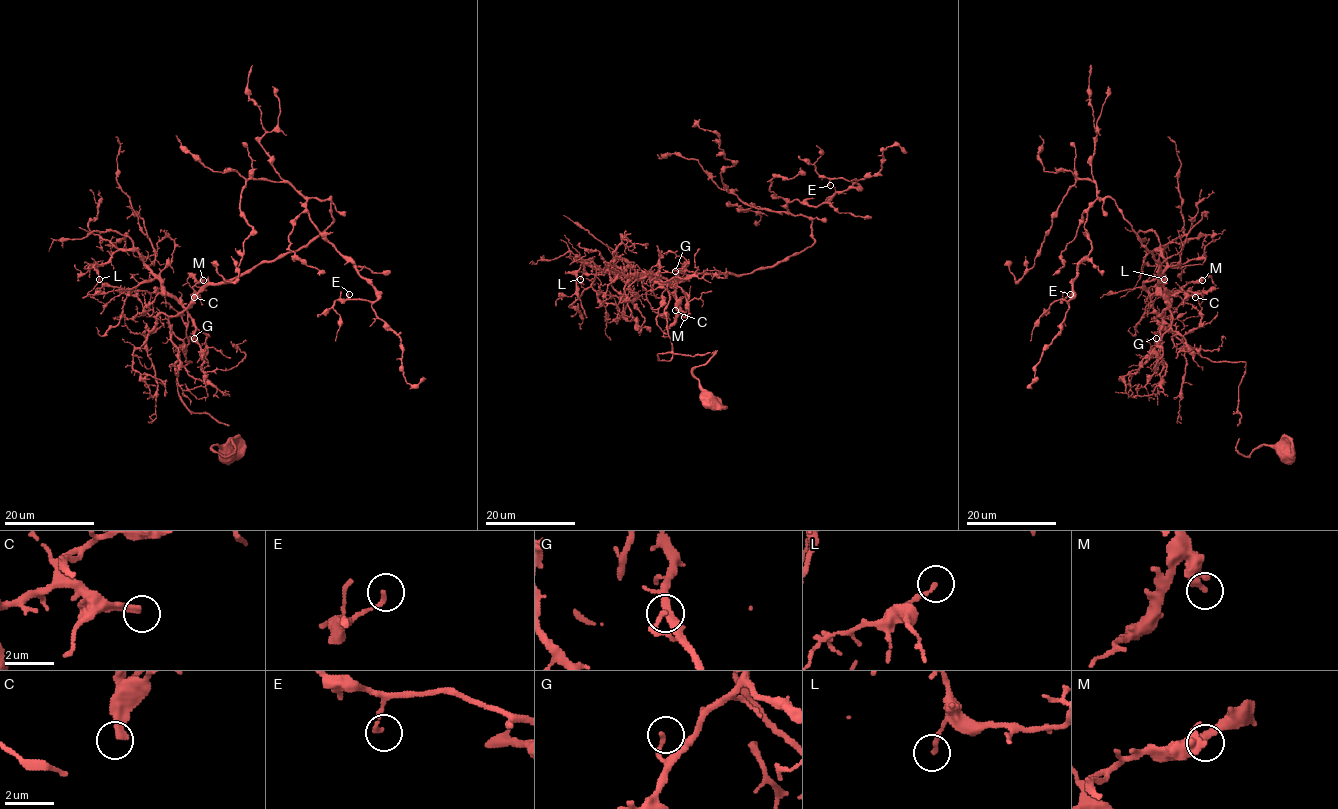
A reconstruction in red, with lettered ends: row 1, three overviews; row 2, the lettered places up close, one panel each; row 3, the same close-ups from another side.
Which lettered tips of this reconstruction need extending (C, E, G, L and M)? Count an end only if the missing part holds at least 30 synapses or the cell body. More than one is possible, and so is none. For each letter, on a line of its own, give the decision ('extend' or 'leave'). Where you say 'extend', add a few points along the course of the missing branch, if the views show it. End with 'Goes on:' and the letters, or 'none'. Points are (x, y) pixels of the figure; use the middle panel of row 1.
C: extend | (675, 310), (692, 324), (715, 326), (732, 323), (738, 313), (741, 299), (727, 288)
E: leave
G: leave
L: leave
M: leave
Goes on: C

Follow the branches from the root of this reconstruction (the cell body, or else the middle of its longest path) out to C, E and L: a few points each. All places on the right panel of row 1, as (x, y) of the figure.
C: (1159, 263), (1158, 282), (1171, 295), (1186, 292), (1195, 297)
E: (1159, 263), (1116, 203), (1098, 198), (1084, 226), (1091, 251), (1077, 265), (1072, 297), (1065, 300), (1070, 294)
L: (1159, 263), (1158, 282), (1167, 305), (1157, 279), (1146, 281), (1145, 288), (1155, 294), (1164, 279)

